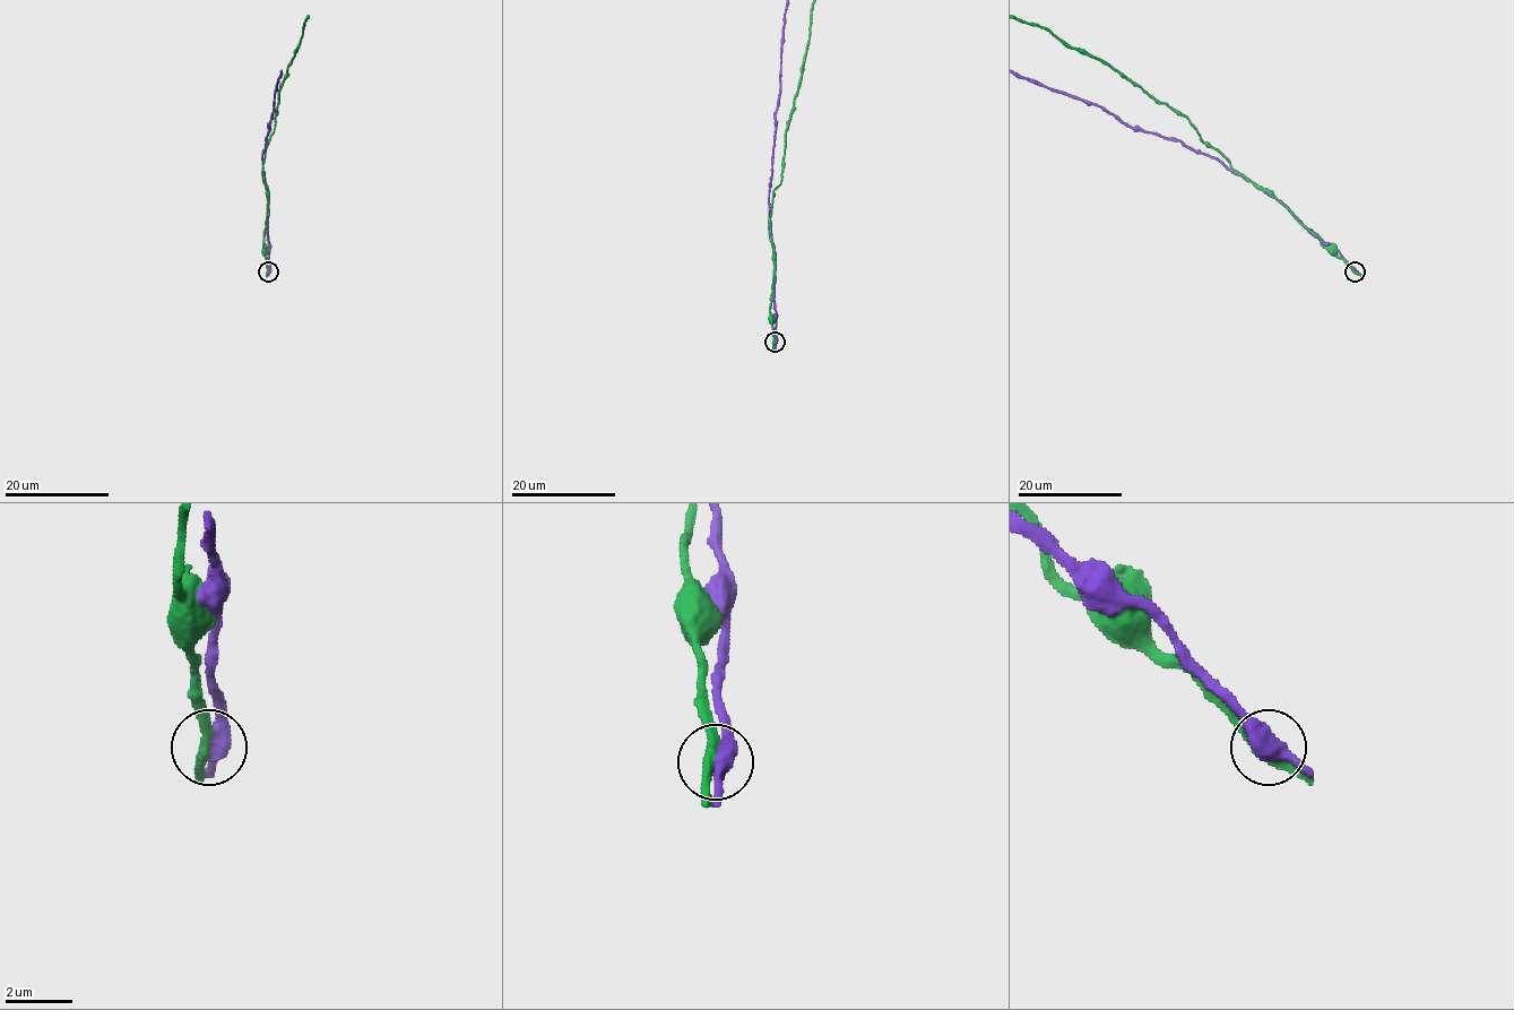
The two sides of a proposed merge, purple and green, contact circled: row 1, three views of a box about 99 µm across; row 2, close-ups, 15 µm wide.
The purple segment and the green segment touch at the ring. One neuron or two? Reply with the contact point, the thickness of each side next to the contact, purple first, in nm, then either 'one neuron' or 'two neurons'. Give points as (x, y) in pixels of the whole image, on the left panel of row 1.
at (268, 272); 480 nm thick on the purple side, 300 nm on the other; two neurons

